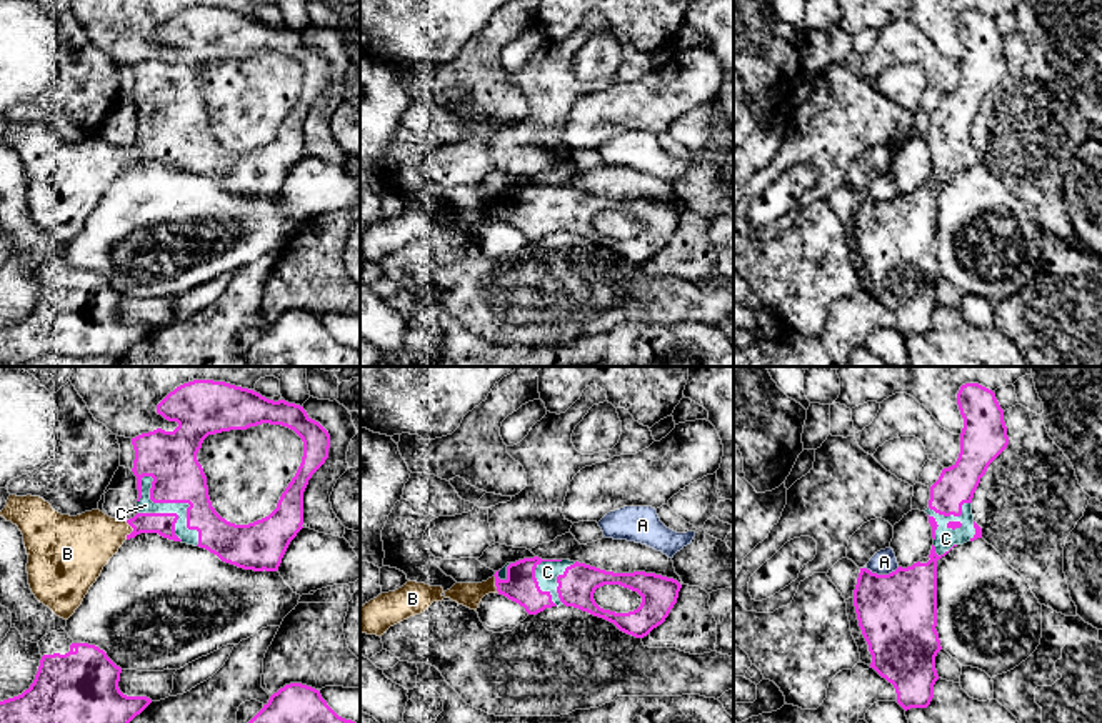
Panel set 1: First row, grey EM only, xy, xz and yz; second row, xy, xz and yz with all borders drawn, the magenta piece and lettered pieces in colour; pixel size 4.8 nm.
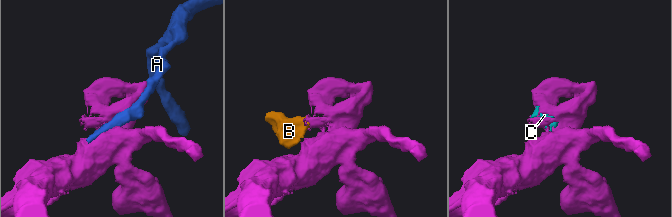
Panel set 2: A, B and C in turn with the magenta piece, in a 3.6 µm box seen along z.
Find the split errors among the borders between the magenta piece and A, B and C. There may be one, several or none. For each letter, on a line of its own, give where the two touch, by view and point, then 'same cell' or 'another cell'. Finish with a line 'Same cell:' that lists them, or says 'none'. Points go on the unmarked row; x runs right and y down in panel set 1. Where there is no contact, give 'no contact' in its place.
A: meets magenta in yz at (881, 202); another cell
B: meets magenta in xy at (134, 157); same cell
C: meets magenta in xy at (179, 129); same cell
Same cell: B, C

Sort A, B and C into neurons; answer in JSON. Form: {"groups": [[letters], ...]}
{"groups": [["A"], ["B", "C"]]}

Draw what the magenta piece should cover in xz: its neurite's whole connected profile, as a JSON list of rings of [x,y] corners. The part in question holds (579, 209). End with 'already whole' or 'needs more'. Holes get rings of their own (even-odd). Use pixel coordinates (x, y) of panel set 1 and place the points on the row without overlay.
[[[533,183],[507,190],[487,208],[455,210],[447,218],[408,207],[402,215],[360,233],[360,258],[382,263],[390,253],[423,240],[443,225],[477,238],[485,222],[498,220],[523,233],[528,242],[560,232],[574,233],[614,250],[627,262],[644,265],[665,248],[680,215],[677,207],[655,200],[614,200],[579,188]],[[604,212],[637,218],[642,223],[640,233],[629,240],[600,235],[594,220]]] | needs more

